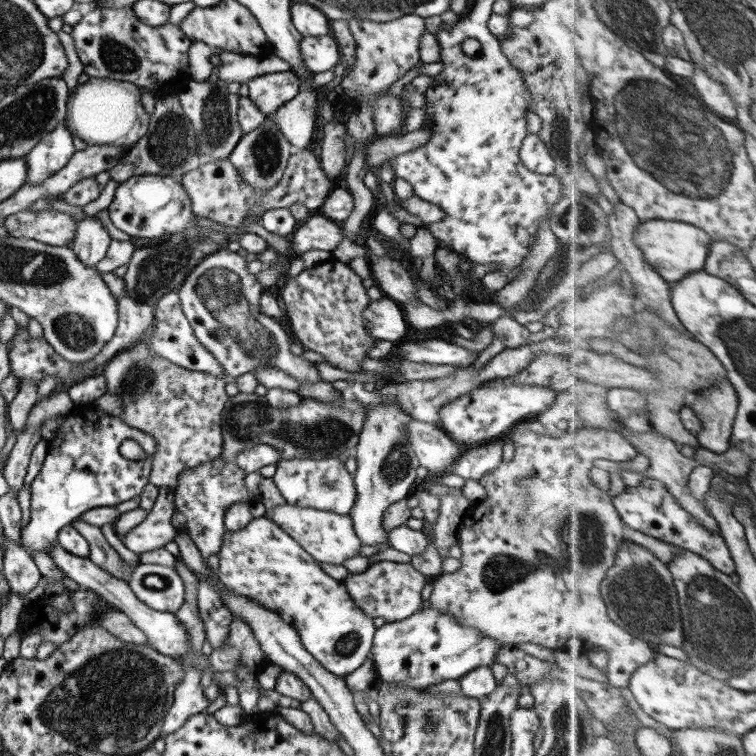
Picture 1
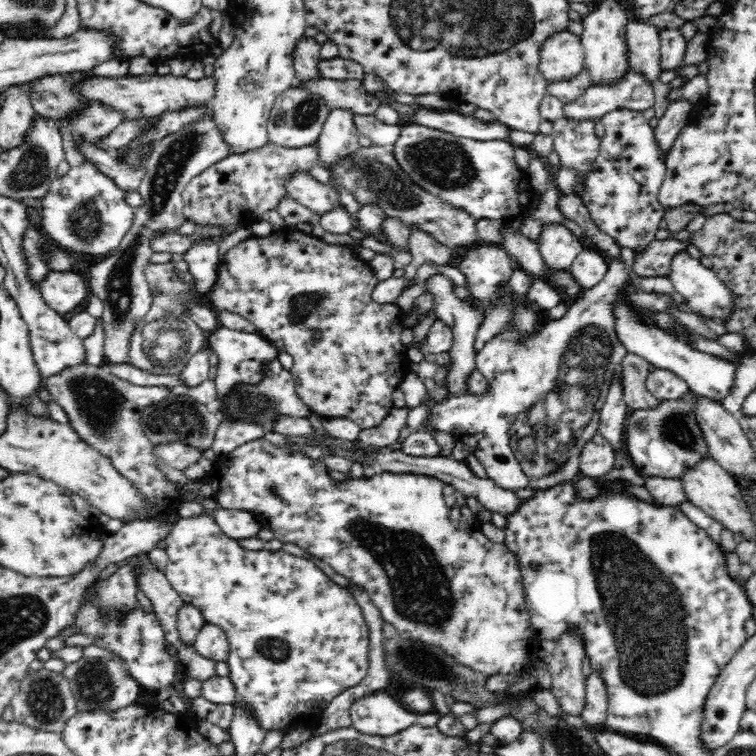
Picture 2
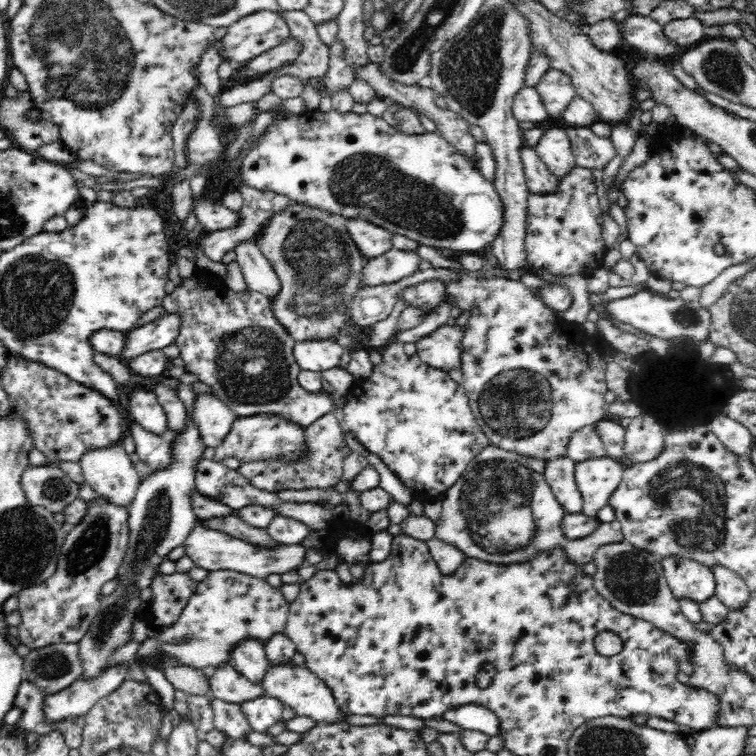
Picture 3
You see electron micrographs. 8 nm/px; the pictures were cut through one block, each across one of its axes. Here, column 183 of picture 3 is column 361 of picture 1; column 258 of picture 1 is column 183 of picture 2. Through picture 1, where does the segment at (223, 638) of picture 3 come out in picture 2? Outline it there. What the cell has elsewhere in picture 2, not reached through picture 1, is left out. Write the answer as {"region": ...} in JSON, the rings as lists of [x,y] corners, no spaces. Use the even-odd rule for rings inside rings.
{"region":[[[207,515],[192,517],[180,517],[172,526],[165,538],[168,554],[168,566],[163,570],[172,588],[180,595],[183,604],[192,605],[204,616],[206,624],[214,624],[224,630],[229,640],[231,651],[227,658],[230,674],[229,679],[236,689],[236,701],[245,702],[249,710],[255,712],[257,720],[267,731],[272,728],[281,728],[287,735],[296,728],[309,728],[316,722],[328,702],[340,692],[360,684],[369,669],[369,627],[362,615],[360,605],[350,595],[347,587],[340,586],[332,581],[322,570],[318,569],[312,561],[305,558],[296,558],[287,554],[282,549],[278,552],[270,552],[265,549],[258,551],[245,550],[236,539],[230,538],[218,527],[213,518]]]}

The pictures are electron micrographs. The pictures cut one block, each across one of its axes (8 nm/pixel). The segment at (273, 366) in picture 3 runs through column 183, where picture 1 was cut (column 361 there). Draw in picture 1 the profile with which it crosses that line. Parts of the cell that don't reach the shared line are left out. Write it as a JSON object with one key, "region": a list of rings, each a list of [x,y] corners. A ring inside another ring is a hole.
{"region":[[[330,258],[315,267],[303,269],[295,277],[286,278],[286,281],[279,287],[278,300],[291,326],[293,336],[304,349],[321,354],[329,365],[349,372],[358,372],[361,368],[359,363],[367,358],[368,349],[375,342],[375,338],[369,336],[363,328],[362,312],[370,300],[361,285],[361,278],[349,268],[347,263]]]}

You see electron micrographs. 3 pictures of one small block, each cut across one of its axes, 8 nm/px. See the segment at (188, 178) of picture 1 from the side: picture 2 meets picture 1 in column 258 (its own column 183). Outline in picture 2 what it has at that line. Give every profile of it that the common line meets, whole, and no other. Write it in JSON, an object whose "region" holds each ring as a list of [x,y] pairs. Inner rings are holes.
{"region":[[[272,143],[245,154],[230,155],[209,166],[195,176],[183,189],[184,216],[197,224],[219,224],[228,233],[236,226],[248,226],[256,222],[262,212],[276,209],[280,198],[286,197],[286,178],[296,170],[308,170],[319,164],[317,144],[304,148],[282,148]]]}

